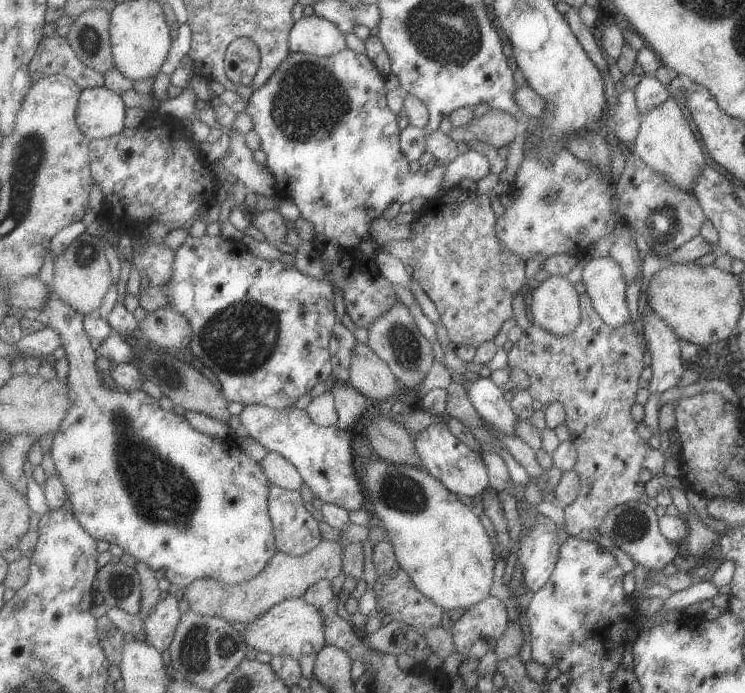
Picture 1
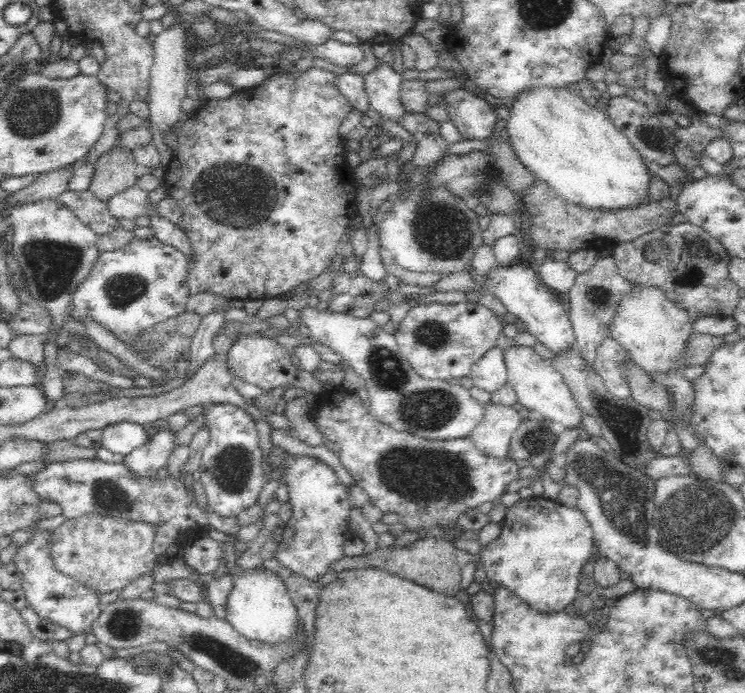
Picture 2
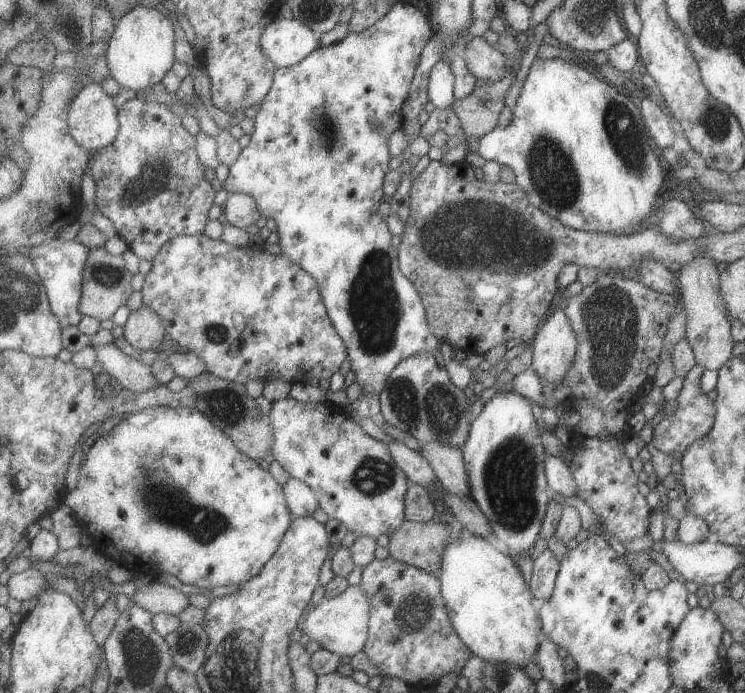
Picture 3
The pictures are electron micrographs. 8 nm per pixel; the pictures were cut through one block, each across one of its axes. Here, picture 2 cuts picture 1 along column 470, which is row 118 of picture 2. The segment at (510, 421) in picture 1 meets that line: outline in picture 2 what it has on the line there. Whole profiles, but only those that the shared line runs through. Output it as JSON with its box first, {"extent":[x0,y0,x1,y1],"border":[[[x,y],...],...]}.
{"extent":[361,62,405,122],"border":[[[382,62],[367,74],[361,74],[364,92],[369,98],[369,106],[384,119],[397,122],[397,118],[405,113],[399,103],[399,88],[402,77],[392,65]]]}

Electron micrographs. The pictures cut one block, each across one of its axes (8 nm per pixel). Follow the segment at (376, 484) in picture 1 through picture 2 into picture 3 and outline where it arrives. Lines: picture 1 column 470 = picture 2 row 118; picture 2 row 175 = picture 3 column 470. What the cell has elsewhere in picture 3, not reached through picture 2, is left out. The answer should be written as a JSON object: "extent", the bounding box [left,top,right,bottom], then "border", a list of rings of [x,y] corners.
{"extent":[440,534,539,670],"border":[[[467,534],[467,538],[453,540],[443,556],[443,566],[440,568],[442,592],[451,620],[461,640],[485,662],[505,662],[524,670],[531,663],[537,652],[537,636],[539,636],[539,614],[535,606],[531,606],[531,593],[523,582],[521,572],[513,564],[513,560],[499,550],[495,550],[482,536]]]}

